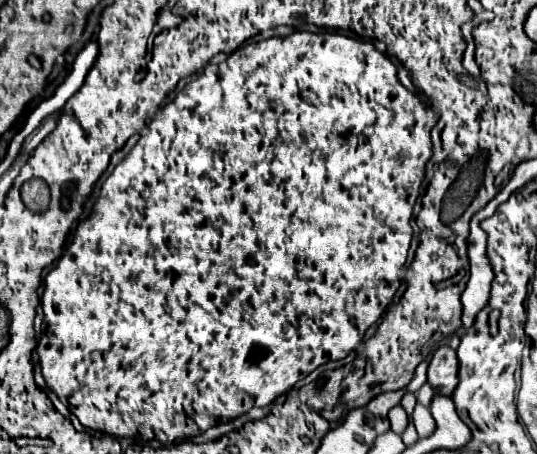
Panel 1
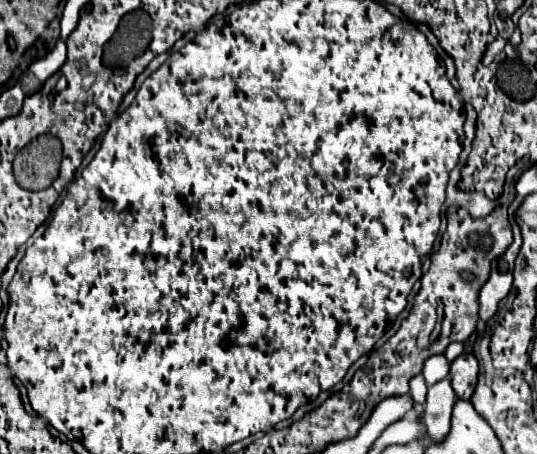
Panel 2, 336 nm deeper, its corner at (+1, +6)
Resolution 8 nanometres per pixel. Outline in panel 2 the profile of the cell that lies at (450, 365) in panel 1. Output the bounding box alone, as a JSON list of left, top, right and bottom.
[449,354,479,400]

